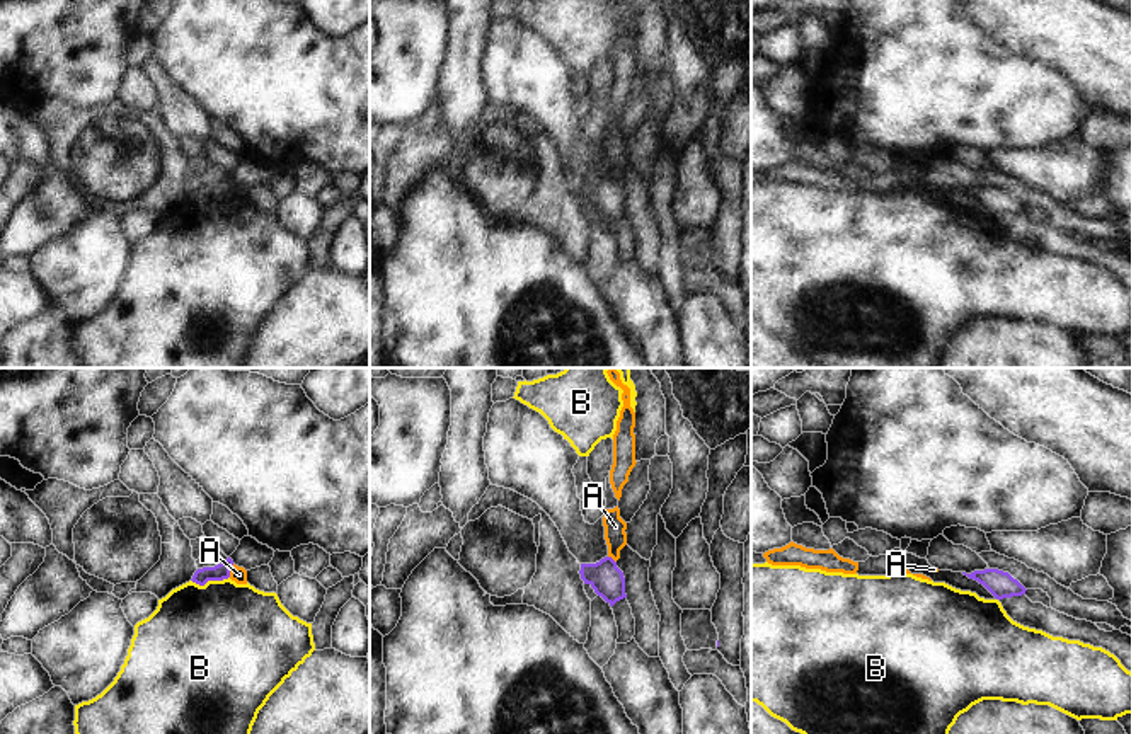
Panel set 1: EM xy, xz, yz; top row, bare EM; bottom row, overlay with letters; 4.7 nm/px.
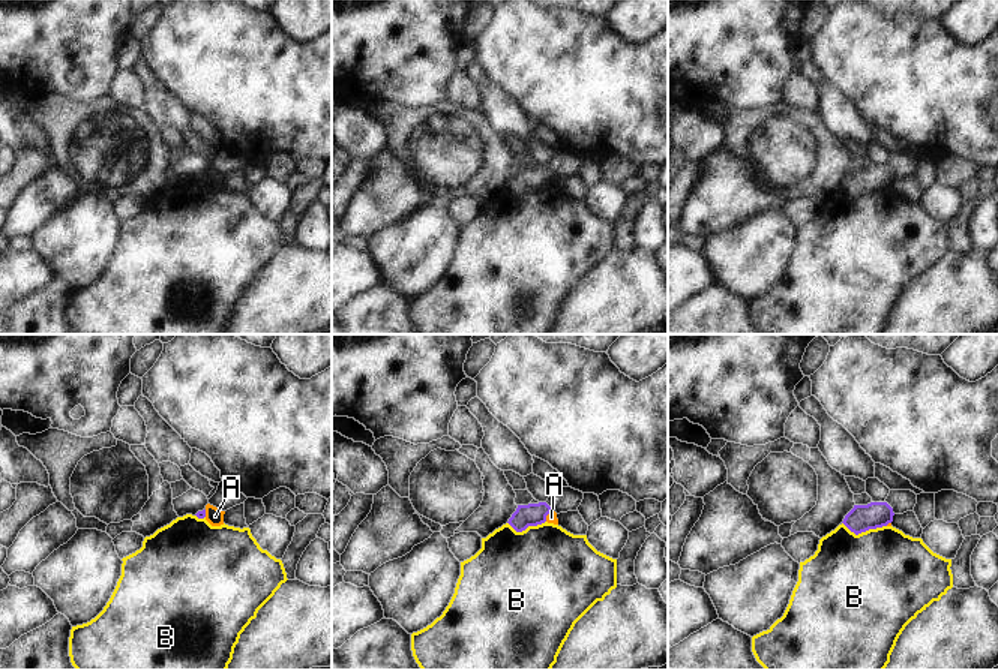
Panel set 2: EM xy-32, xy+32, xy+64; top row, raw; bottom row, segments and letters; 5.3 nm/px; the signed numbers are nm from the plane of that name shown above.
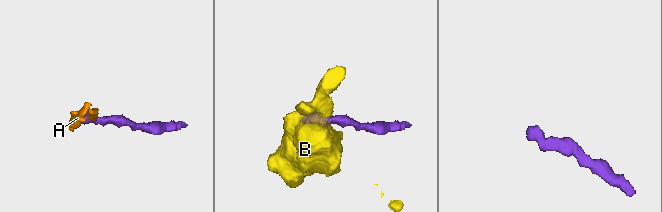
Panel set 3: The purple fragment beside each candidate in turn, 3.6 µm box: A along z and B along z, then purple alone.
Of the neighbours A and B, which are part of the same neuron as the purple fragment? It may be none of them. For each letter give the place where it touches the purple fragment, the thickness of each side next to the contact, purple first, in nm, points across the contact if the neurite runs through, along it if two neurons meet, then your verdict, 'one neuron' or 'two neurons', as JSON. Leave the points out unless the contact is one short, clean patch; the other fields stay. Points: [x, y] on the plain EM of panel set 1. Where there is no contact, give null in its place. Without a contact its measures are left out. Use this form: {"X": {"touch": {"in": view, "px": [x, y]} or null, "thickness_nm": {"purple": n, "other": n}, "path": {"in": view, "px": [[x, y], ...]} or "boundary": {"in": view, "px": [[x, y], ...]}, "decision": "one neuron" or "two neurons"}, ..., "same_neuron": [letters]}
{"A": {"touch": {"in": "xy", "px": [230, 188]}, "thickness_nm": {"purple": 80, "other": 80}, "boundary": {"in": "xy", "px": [[234, 183], [229, 194]]}, "decision": "two neurons"}, "B": {"touch": {"in": "xy", "px": [210, 198]}, "thickness_nm": {"purple": 80, "other": 460}, "boundary": {"in": "xy", "px": [[229, 194], [203, 203], [191, 200]]}, "decision": "two neurons"}, "same_neuron": []}

